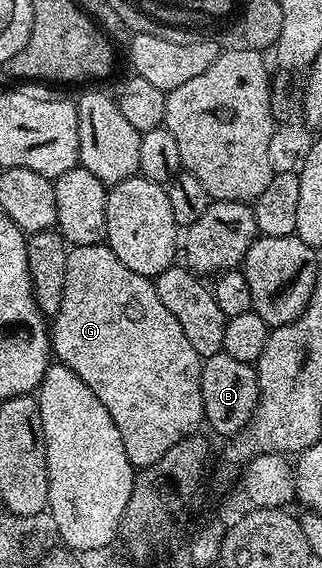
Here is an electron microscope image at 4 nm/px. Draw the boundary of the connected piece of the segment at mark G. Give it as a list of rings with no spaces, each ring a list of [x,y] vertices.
[[[75,245],[69,250],[64,299],[60,299],[60,311],[52,317],[52,353],[61,364],[76,371],[92,387],[92,395],[108,407],[108,415],[120,430],[120,439],[124,439],[124,451],[138,469],[156,463],[164,451],[189,433],[199,432],[204,421],[200,395],[203,358],[188,343],[176,315],[156,295],[153,280],[124,267],[109,245]]]

